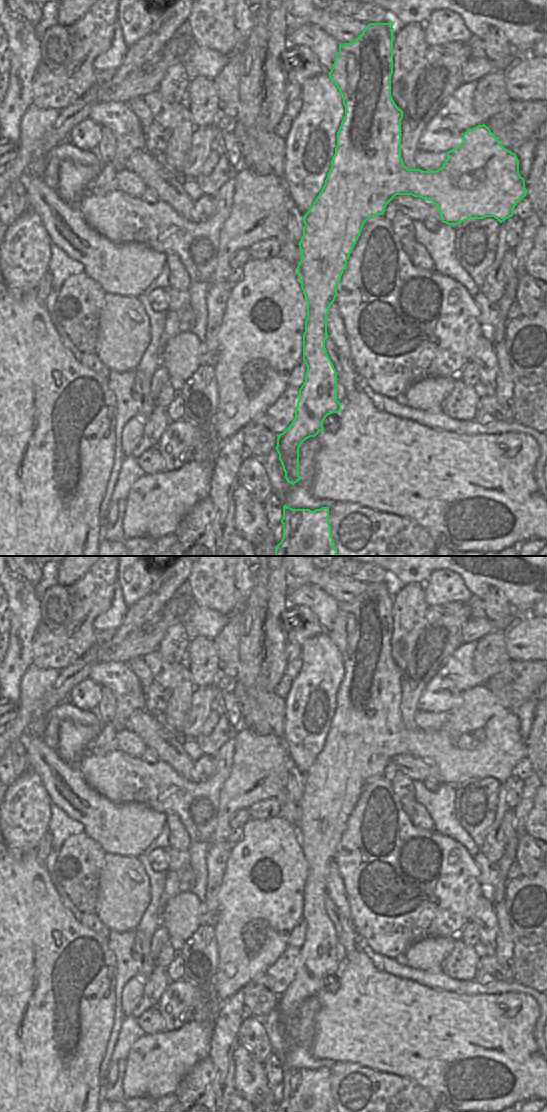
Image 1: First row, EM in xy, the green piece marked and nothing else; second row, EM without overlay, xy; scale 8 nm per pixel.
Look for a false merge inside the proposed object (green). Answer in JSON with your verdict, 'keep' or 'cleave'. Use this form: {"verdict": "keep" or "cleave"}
{"verdict": "keep"}

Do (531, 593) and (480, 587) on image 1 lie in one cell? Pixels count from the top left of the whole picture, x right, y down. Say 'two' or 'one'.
one

